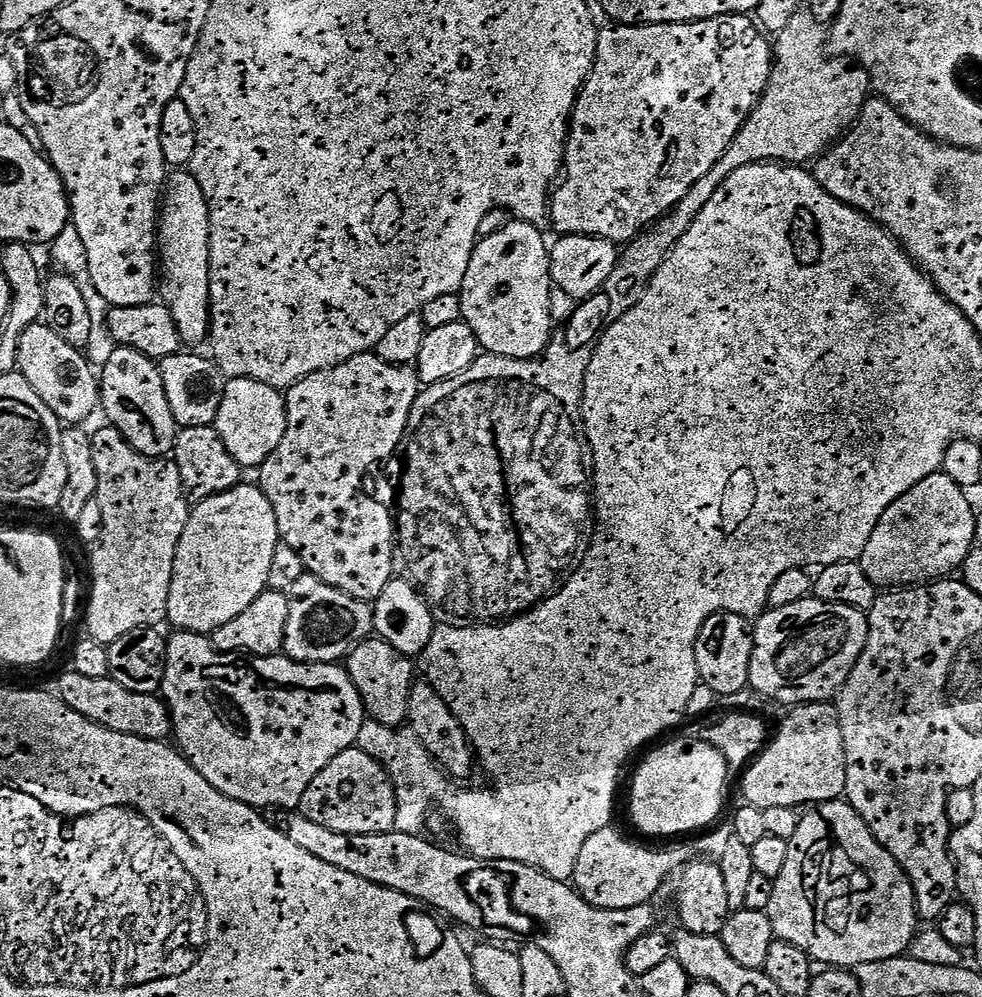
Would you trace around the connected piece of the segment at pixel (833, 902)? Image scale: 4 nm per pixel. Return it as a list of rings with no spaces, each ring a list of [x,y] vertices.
[[[843,799],[828,800],[825,804],[817,804],[805,812],[808,813],[797,824],[792,834],[793,837],[790,836],[787,839],[786,865],[772,882],[772,894],[767,902],[765,912],[772,921],[773,935],[777,939],[798,946],[808,955],[809,959],[816,962],[821,960],[824,966],[835,966],[840,970],[854,970],[858,965],[866,962],[882,962],[886,958],[905,955],[918,933],[918,926],[916,926],[916,924],[918,925],[918,913],[916,911],[916,891],[912,889],[912,881],[904,873],[900,863],[876,841],[874,834],[868,829],[866,821],[854,811],[851,804]]]

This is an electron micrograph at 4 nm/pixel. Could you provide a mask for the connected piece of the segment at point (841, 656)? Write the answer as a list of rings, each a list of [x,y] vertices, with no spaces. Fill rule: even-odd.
[[[805,598],[790,606],[768,608],[759,613],[752,633],[752,661],[748,671],[748,683],[751,691],[765,696],[768,700],[777,700],[787,706],[802,704],[822,704],[831,701],[844,687],[868,634],[868,619],[858,608],[827,604],[815,598]]]

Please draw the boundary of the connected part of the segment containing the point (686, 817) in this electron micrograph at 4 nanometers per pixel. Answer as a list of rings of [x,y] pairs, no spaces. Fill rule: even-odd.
[[[702,738],[696,740],[668,740],[661,748],[653,747],[648,757],[636,768],[632,776],[632,793],[628,796],[628,812],[640,832],[648,836],[680,836],[683,832],[696,832],[708,828],[724,808],[724,791],[728,788],[728,764]]]

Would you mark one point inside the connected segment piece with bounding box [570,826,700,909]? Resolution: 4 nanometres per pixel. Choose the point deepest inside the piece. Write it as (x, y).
(626, 875)

